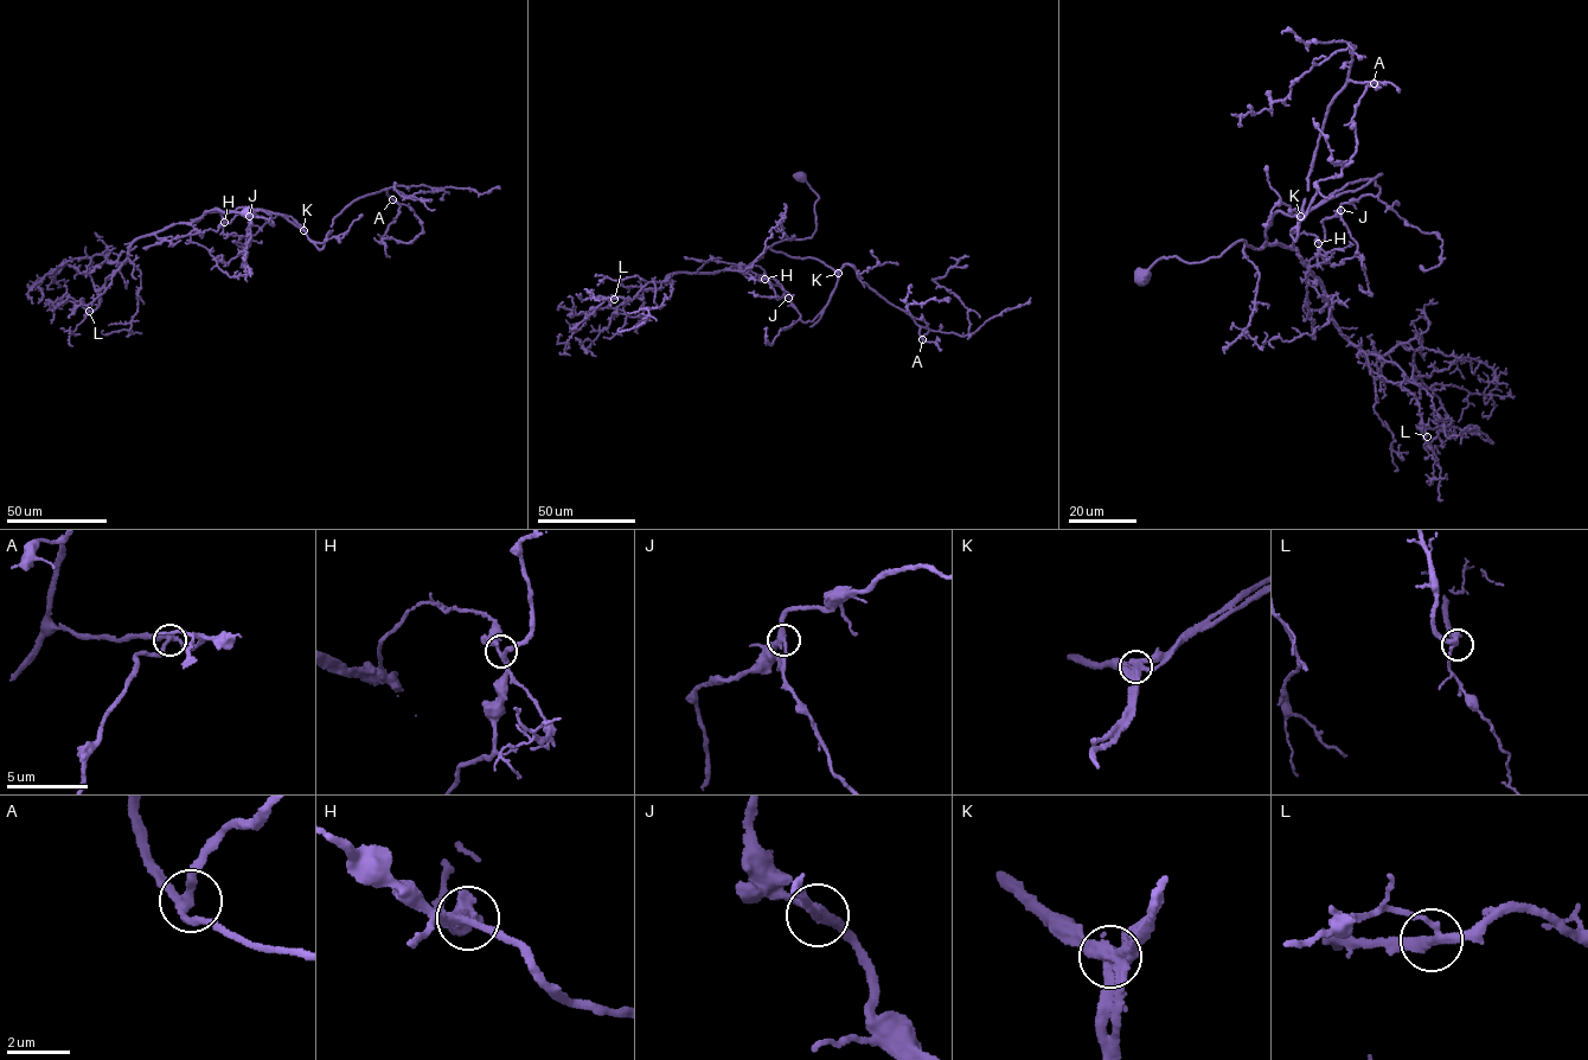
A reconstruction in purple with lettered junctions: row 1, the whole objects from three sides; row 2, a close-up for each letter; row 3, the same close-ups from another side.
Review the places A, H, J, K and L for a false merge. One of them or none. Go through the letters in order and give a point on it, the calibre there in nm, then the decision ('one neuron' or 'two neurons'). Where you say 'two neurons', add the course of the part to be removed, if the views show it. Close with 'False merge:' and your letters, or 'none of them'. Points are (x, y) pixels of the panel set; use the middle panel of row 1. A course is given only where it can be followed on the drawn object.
A: at (922, 339); 260 nm thick; one neuron
H: at (764, 279); 260 nm thick; one neuron
J: at (788, 298); 280 nm thick; one neuron
K: at (838, 273); 420 nm thick; two neurons; foreign part runs (838, 273), (837, 286), (825, 310), (811, 326)
L: at (614, 299); 240 nm thick; one neuron
False merge: K

